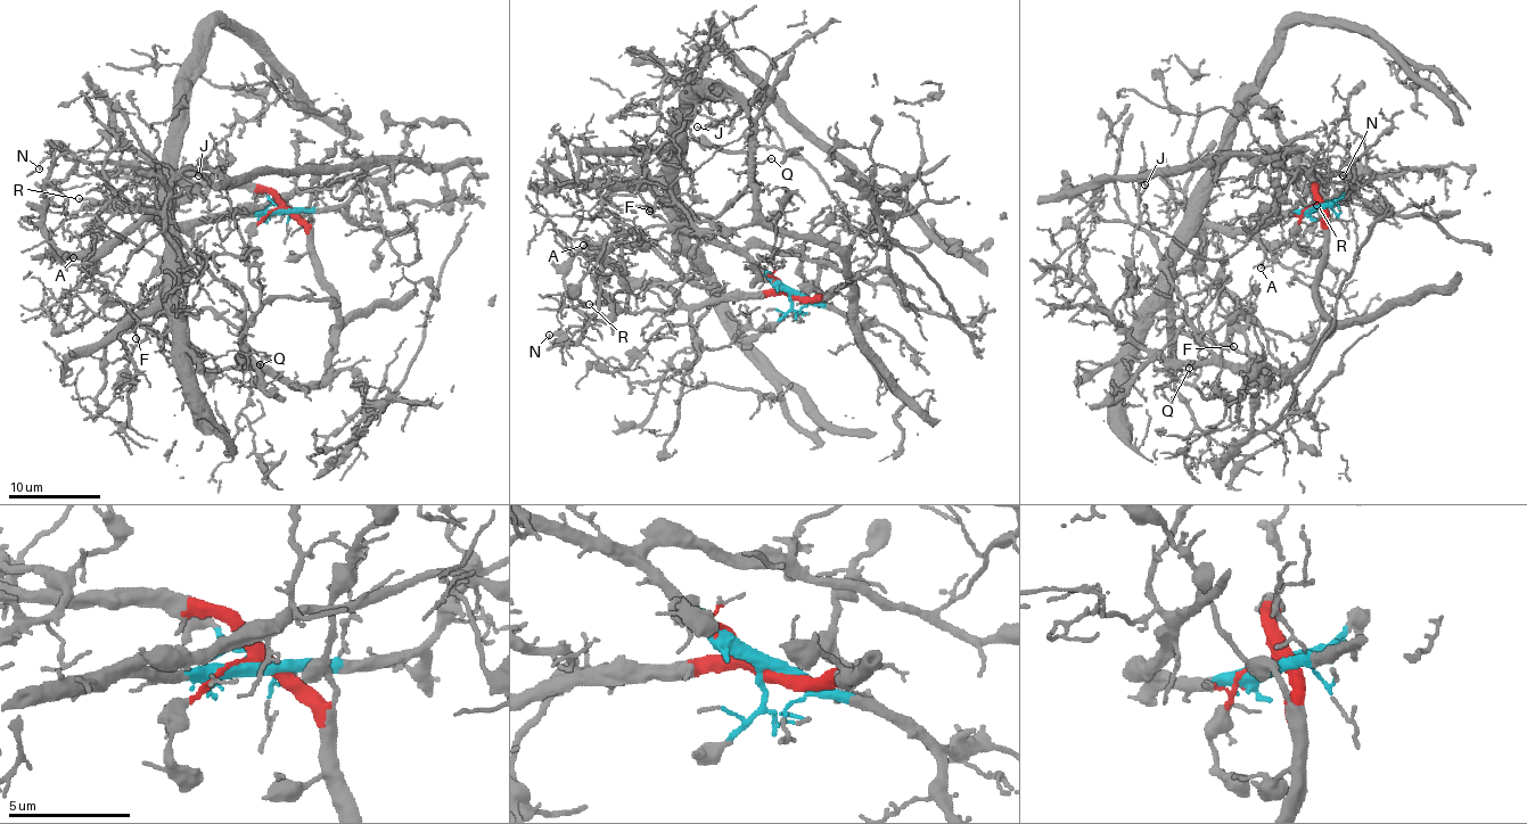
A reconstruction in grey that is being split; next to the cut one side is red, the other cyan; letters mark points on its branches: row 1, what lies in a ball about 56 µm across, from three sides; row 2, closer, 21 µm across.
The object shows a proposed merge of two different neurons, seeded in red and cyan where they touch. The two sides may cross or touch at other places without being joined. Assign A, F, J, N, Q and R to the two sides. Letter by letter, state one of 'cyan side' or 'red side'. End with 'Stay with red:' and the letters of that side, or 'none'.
A: cyan side
F: red side
J: red side
N: cyan side
Q: red side
R: red side
Stay with red: F, J, Q, R

